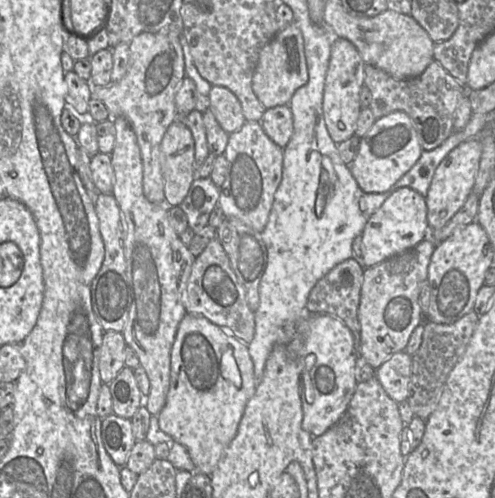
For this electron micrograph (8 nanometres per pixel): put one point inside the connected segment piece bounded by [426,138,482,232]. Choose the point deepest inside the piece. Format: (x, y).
(453, 181)

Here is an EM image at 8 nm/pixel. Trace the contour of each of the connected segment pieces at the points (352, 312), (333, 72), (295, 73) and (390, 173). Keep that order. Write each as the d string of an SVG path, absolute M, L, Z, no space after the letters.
M349 258L332 268L322 277L309 293L306 304L309 314L330 314L341 319L351 331L354 339L354 348L357 351L358 360L361 344L361 327L358 319L358 308L360 303L361 288L364 280L364 267L356 259Z
M333 37L323 92L323 115L331 139L339 144L354 135L361 113L360 91L364 86L365 65L356 47L348 40Z
M293 22L282 28L258 55L252 77L252 90L265 109L288 105L297 89L308 81L308 70L301 30Z
M396 111L376 120L360 139L355 159L346 165L361 190L366 193L384 193L414 166L422 152L412 120L405 112Z

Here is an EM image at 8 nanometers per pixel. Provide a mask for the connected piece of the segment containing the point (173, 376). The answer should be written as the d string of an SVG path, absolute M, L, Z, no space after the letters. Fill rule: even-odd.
M186 313L178 326L171 349L170 388L166 404L158 414L159 427L187 449L195 472L211 475L236 436L246 405L255 394L256 387L257 379L248 346L205 317Z

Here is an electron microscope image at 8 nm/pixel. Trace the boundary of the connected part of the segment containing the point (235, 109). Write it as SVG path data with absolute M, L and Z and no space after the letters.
M212 86L208 100L209 110L228 134L238 131L246 123L241 104L229 89Z

